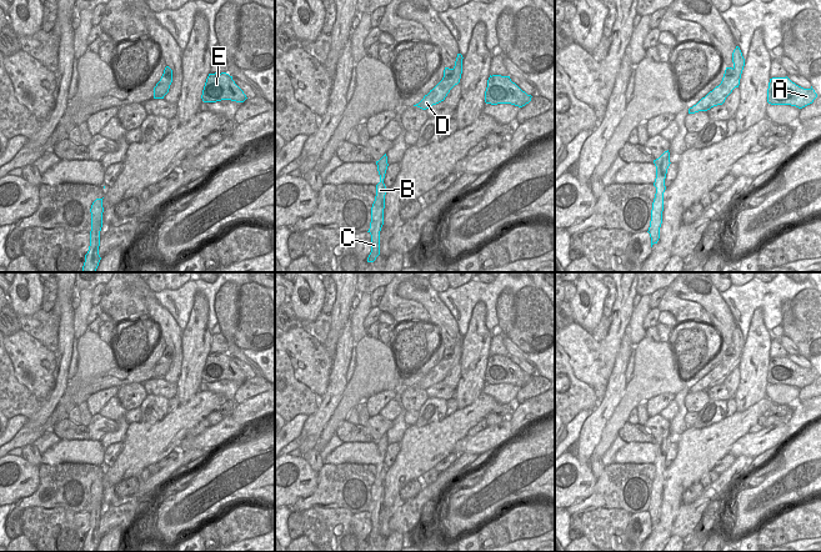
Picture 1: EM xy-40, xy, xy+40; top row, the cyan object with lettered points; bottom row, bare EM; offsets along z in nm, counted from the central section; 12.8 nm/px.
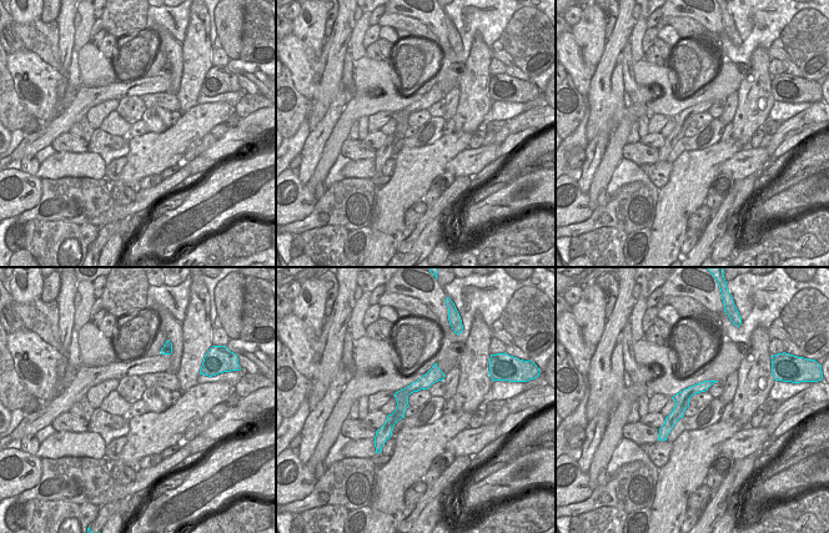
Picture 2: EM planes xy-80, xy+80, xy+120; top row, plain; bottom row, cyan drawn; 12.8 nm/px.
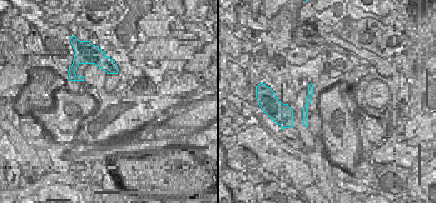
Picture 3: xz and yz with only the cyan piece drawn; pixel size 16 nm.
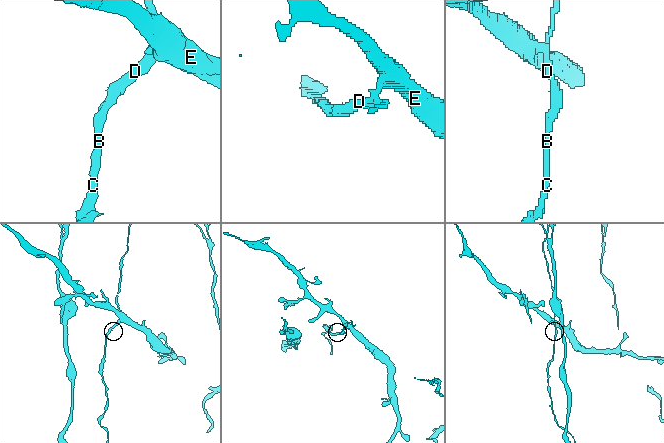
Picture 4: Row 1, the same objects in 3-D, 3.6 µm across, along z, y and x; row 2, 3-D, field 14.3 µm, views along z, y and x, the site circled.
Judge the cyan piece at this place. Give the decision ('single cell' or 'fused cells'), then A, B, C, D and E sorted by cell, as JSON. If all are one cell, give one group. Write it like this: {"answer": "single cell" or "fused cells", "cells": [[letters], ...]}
{"answer": "fused cells", "cells": [["A", "E"], ["B", "C", "D"]]}

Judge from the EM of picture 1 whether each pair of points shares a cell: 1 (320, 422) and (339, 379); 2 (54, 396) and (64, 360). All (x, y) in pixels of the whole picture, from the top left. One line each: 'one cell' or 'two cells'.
1: one cell
2: one cell

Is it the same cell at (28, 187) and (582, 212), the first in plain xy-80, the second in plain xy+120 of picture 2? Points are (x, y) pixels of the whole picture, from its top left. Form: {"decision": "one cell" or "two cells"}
{"decision": "one cell"}

